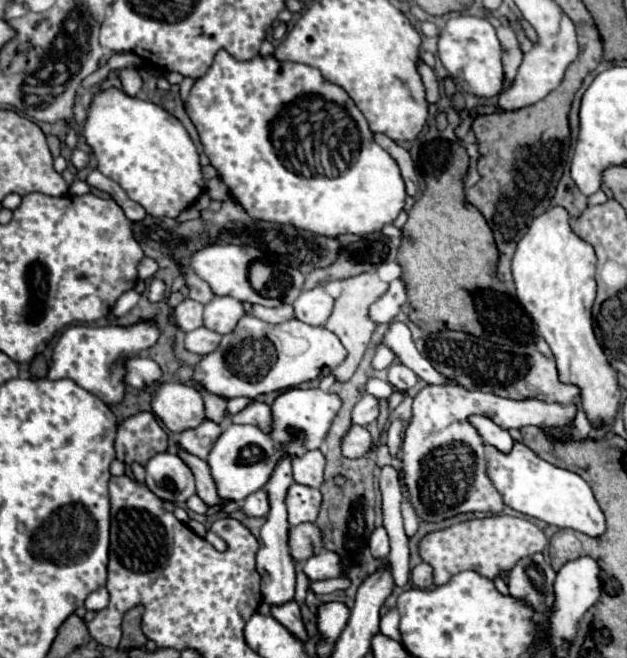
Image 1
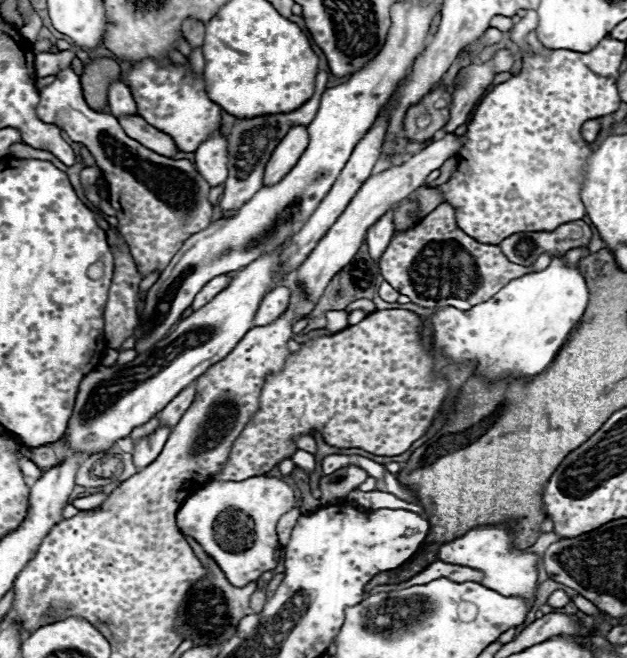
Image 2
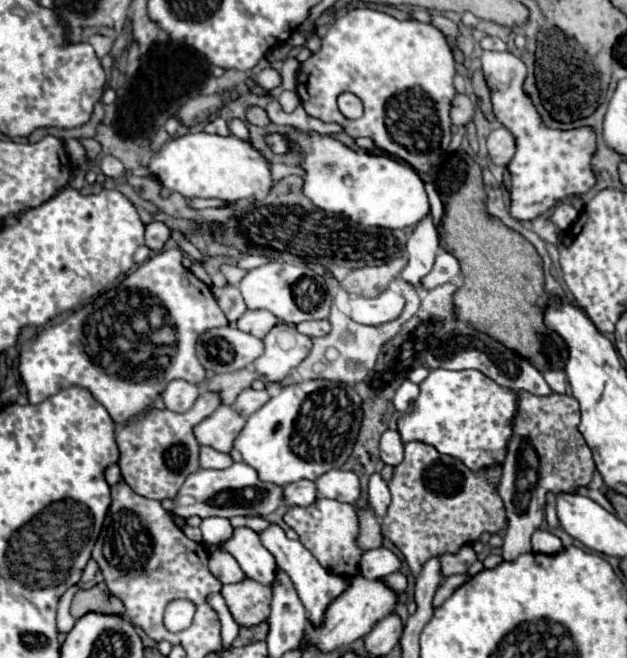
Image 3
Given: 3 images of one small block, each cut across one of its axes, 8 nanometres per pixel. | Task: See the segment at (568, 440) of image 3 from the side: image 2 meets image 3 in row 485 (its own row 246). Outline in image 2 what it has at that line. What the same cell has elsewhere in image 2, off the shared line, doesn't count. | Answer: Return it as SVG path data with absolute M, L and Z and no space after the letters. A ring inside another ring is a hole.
M566 222L552 232L520 232L508 236L498 246L506 258L514 264L530 266L540 254L560 256L574 248L588 248L592 240L592 228L582 222Z

